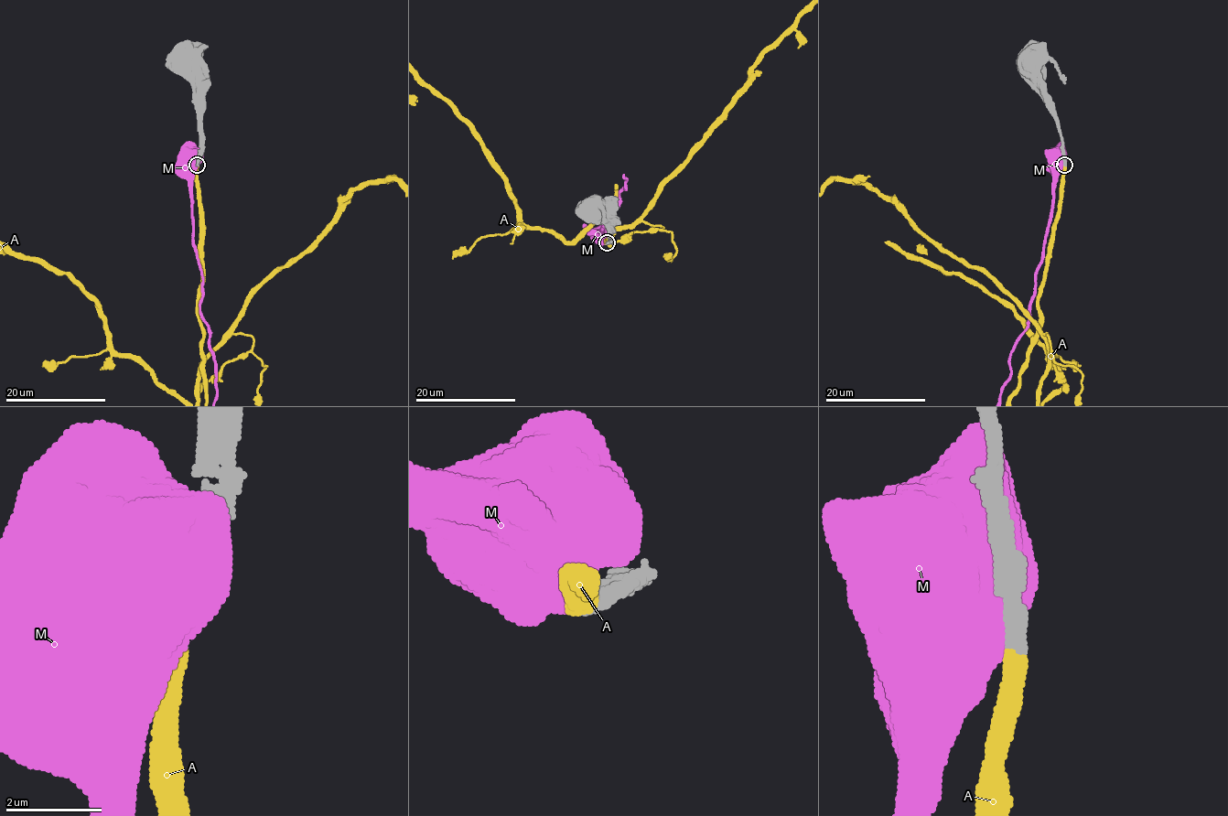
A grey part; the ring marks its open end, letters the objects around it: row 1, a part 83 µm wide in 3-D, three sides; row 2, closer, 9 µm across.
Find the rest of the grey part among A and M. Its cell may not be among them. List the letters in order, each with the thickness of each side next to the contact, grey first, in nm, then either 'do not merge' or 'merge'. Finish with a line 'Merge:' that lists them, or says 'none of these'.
A: 480 nm thick on the grey side, 440 nm on the other; merge
M: 550 nm thick on the grey side, 950 nm on the other; do not merge
Merge: A

